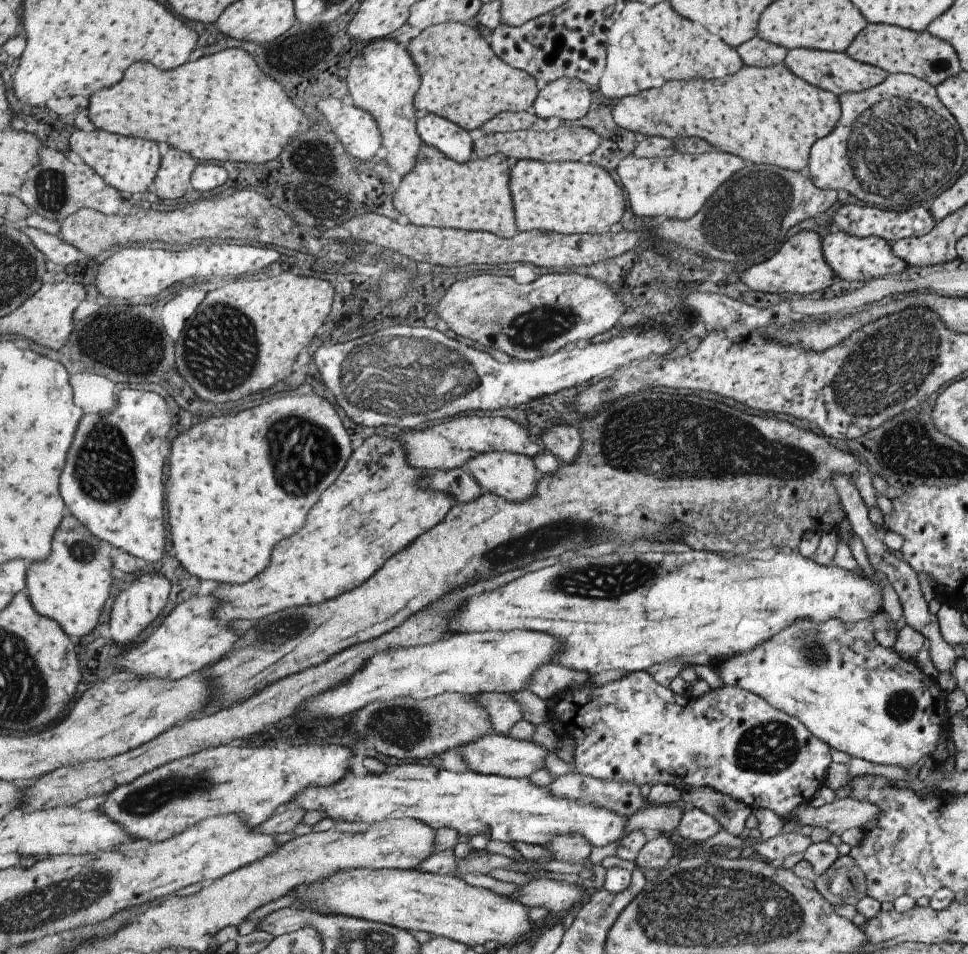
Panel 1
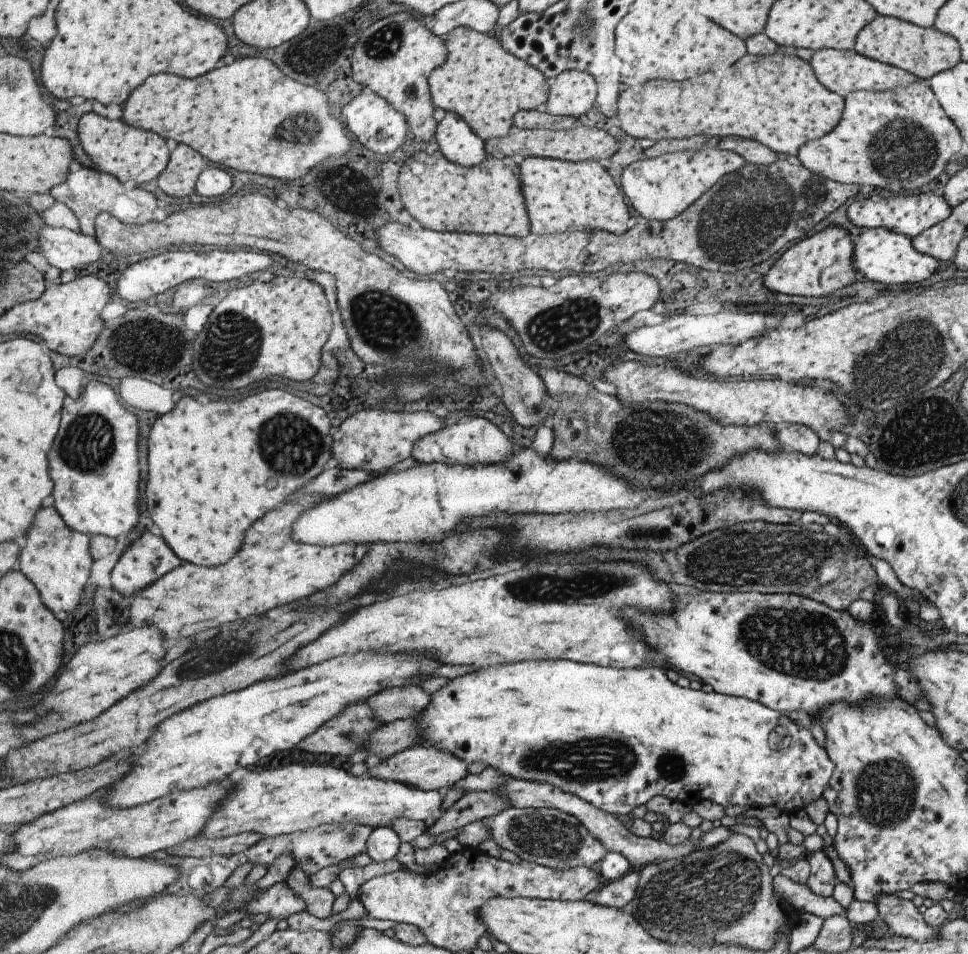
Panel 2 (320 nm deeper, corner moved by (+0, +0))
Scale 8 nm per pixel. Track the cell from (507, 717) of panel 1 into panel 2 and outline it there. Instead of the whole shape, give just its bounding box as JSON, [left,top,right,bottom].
[366,683,432,725]

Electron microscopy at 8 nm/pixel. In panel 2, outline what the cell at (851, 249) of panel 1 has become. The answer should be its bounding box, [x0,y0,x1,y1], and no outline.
[852,227,937,286]

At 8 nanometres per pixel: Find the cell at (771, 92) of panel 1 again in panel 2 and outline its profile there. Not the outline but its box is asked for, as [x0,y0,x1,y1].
[616,49,844,156]

